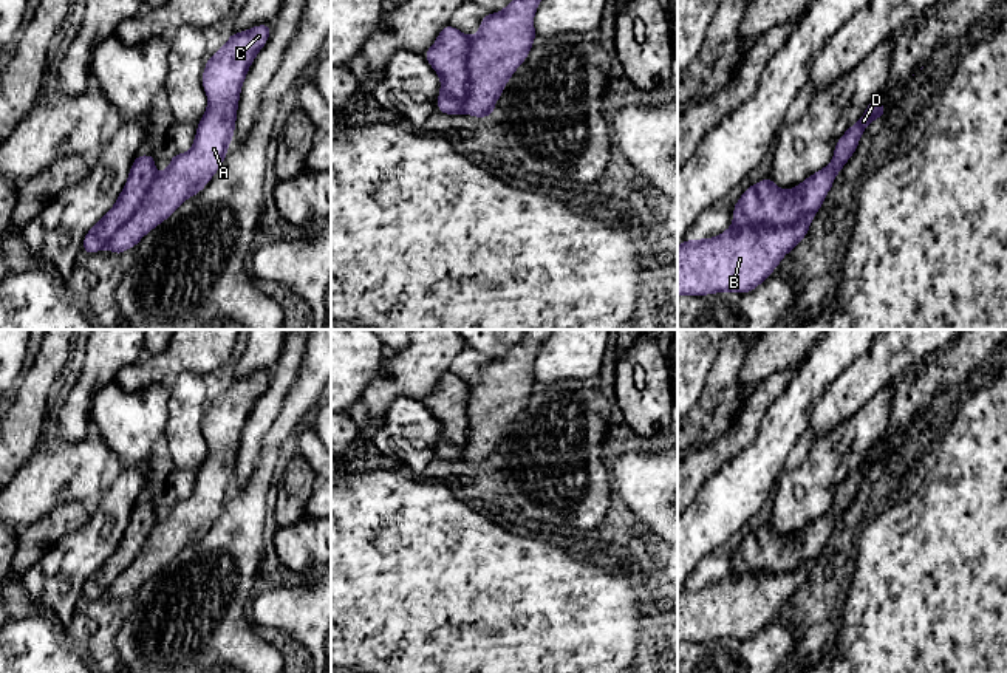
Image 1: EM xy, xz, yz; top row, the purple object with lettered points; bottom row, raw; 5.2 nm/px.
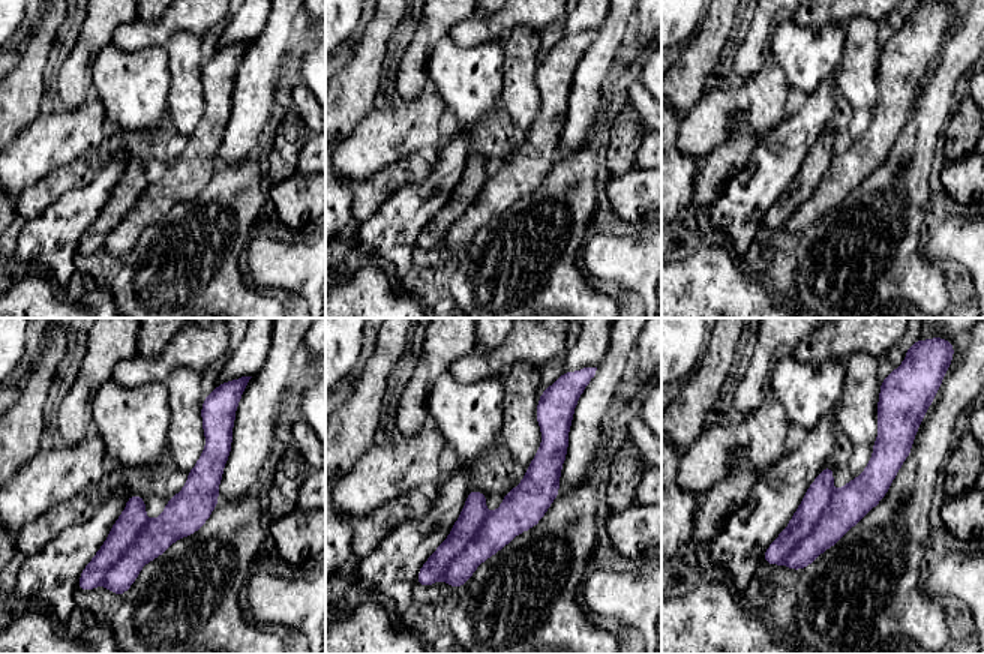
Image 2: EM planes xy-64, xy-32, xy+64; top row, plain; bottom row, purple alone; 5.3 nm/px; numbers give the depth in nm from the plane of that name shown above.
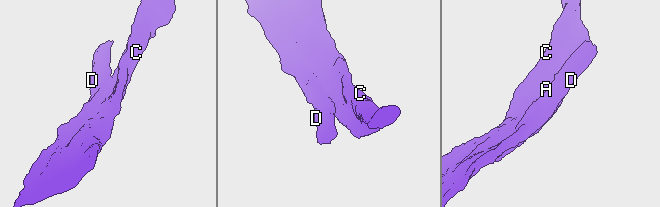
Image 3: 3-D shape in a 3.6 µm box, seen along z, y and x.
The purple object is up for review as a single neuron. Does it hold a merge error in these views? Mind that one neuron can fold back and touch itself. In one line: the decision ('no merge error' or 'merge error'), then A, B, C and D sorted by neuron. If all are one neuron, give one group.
no merge error | A B C D

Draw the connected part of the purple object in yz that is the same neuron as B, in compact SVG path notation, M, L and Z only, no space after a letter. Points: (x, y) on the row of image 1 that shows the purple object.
M880 96L872 99L863 116L852 124L841 138L835 142L832 161L821 170L807 176L803 183L790 190L780 189L770 176L763 178L753 186L749 186L733 206L732 226L713 238L685 240L678 246L678 297L681 296L710 296L718 292L747 294L766 282L766 278L781 263L783 257L794 251L798 243L807 235L814 215L821 209L837 173L846 166L848 159L859 147L865 128L877 118L886 114L886 107Z

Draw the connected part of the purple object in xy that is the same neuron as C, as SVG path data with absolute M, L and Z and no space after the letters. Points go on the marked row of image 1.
M271 23L232 32L229 40L209 56L201 77L207 108L196 125L193 145L186 153L173 153L169 167L159 175L155 172L156 158L153 155L138 155L113 207L85 234L82 252L96 254L107 248L121 255L127 249L133 249L144 235L164 223L184 201L198 195L207 186L226 159L235 133L243 82L254 59L268 43L269 32Z

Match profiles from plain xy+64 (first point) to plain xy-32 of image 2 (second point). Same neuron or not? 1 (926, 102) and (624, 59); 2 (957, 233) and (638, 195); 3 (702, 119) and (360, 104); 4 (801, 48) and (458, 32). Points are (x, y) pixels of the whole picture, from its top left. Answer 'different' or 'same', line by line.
1: same
2: different
3: different
4: different

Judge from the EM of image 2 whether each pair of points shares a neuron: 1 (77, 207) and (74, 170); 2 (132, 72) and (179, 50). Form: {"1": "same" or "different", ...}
{"1": "different", "2": "different"}

